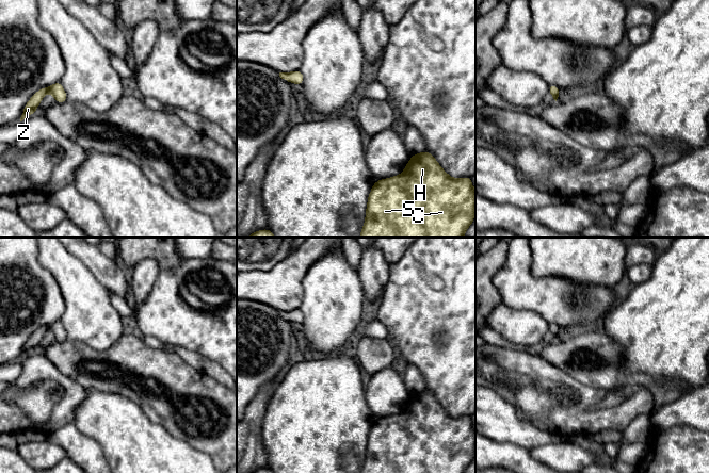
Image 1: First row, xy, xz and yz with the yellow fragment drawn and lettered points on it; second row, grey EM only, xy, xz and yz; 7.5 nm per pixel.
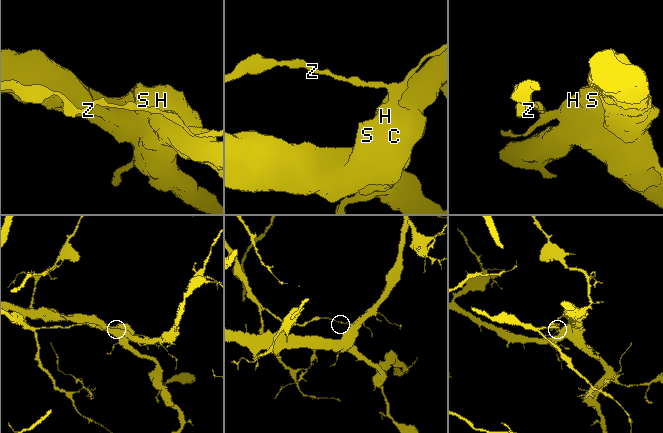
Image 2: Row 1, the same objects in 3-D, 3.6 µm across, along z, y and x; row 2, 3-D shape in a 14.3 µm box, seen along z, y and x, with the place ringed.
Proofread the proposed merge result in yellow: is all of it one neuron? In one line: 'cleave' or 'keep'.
cleave

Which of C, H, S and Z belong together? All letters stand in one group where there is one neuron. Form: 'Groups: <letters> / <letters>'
Groups: C H S / Z

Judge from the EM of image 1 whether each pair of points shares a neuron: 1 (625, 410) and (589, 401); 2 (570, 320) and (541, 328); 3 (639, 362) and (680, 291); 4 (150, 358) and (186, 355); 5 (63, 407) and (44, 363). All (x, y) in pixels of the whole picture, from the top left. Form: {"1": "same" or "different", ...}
{"1": "same", "2": "different", "3": "same", "4": "different", "5": "same"}

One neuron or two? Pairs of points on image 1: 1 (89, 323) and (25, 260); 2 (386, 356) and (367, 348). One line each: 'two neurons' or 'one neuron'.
1: two neurons
2: one neuron

